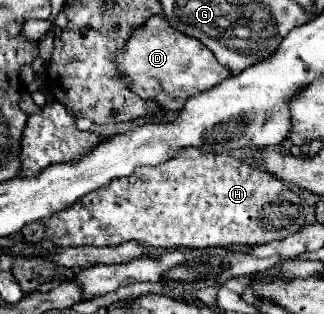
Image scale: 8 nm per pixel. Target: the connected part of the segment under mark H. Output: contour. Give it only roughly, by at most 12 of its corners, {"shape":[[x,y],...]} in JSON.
{"shape":[[186,149],[24,227],[28,243],[254,247],[300,197]]}

